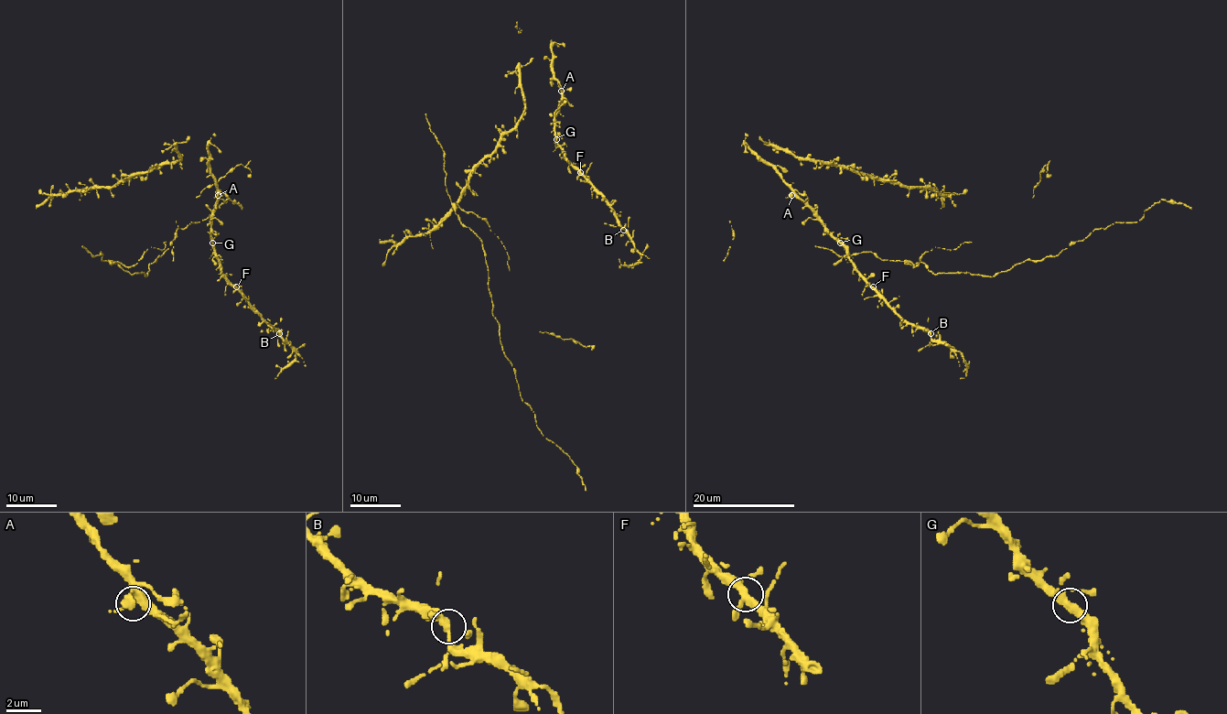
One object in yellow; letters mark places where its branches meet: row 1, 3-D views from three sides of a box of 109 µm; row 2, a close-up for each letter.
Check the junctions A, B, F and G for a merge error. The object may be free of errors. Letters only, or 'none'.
none

